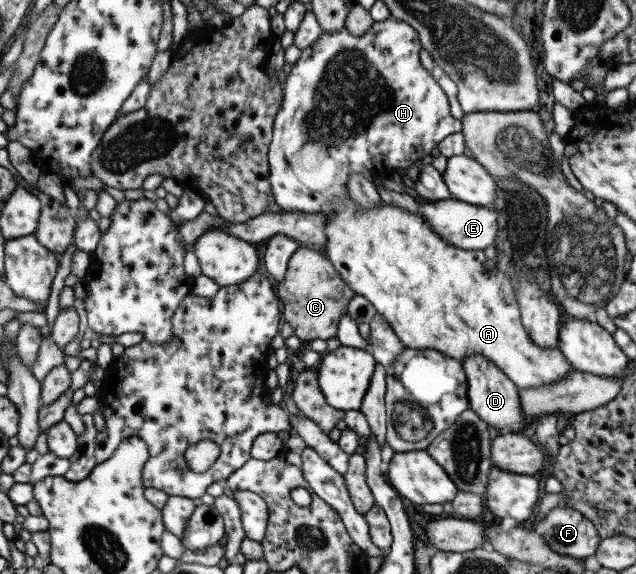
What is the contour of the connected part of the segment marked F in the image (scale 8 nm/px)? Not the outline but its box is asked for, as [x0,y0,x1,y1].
[532,506,600,558]

